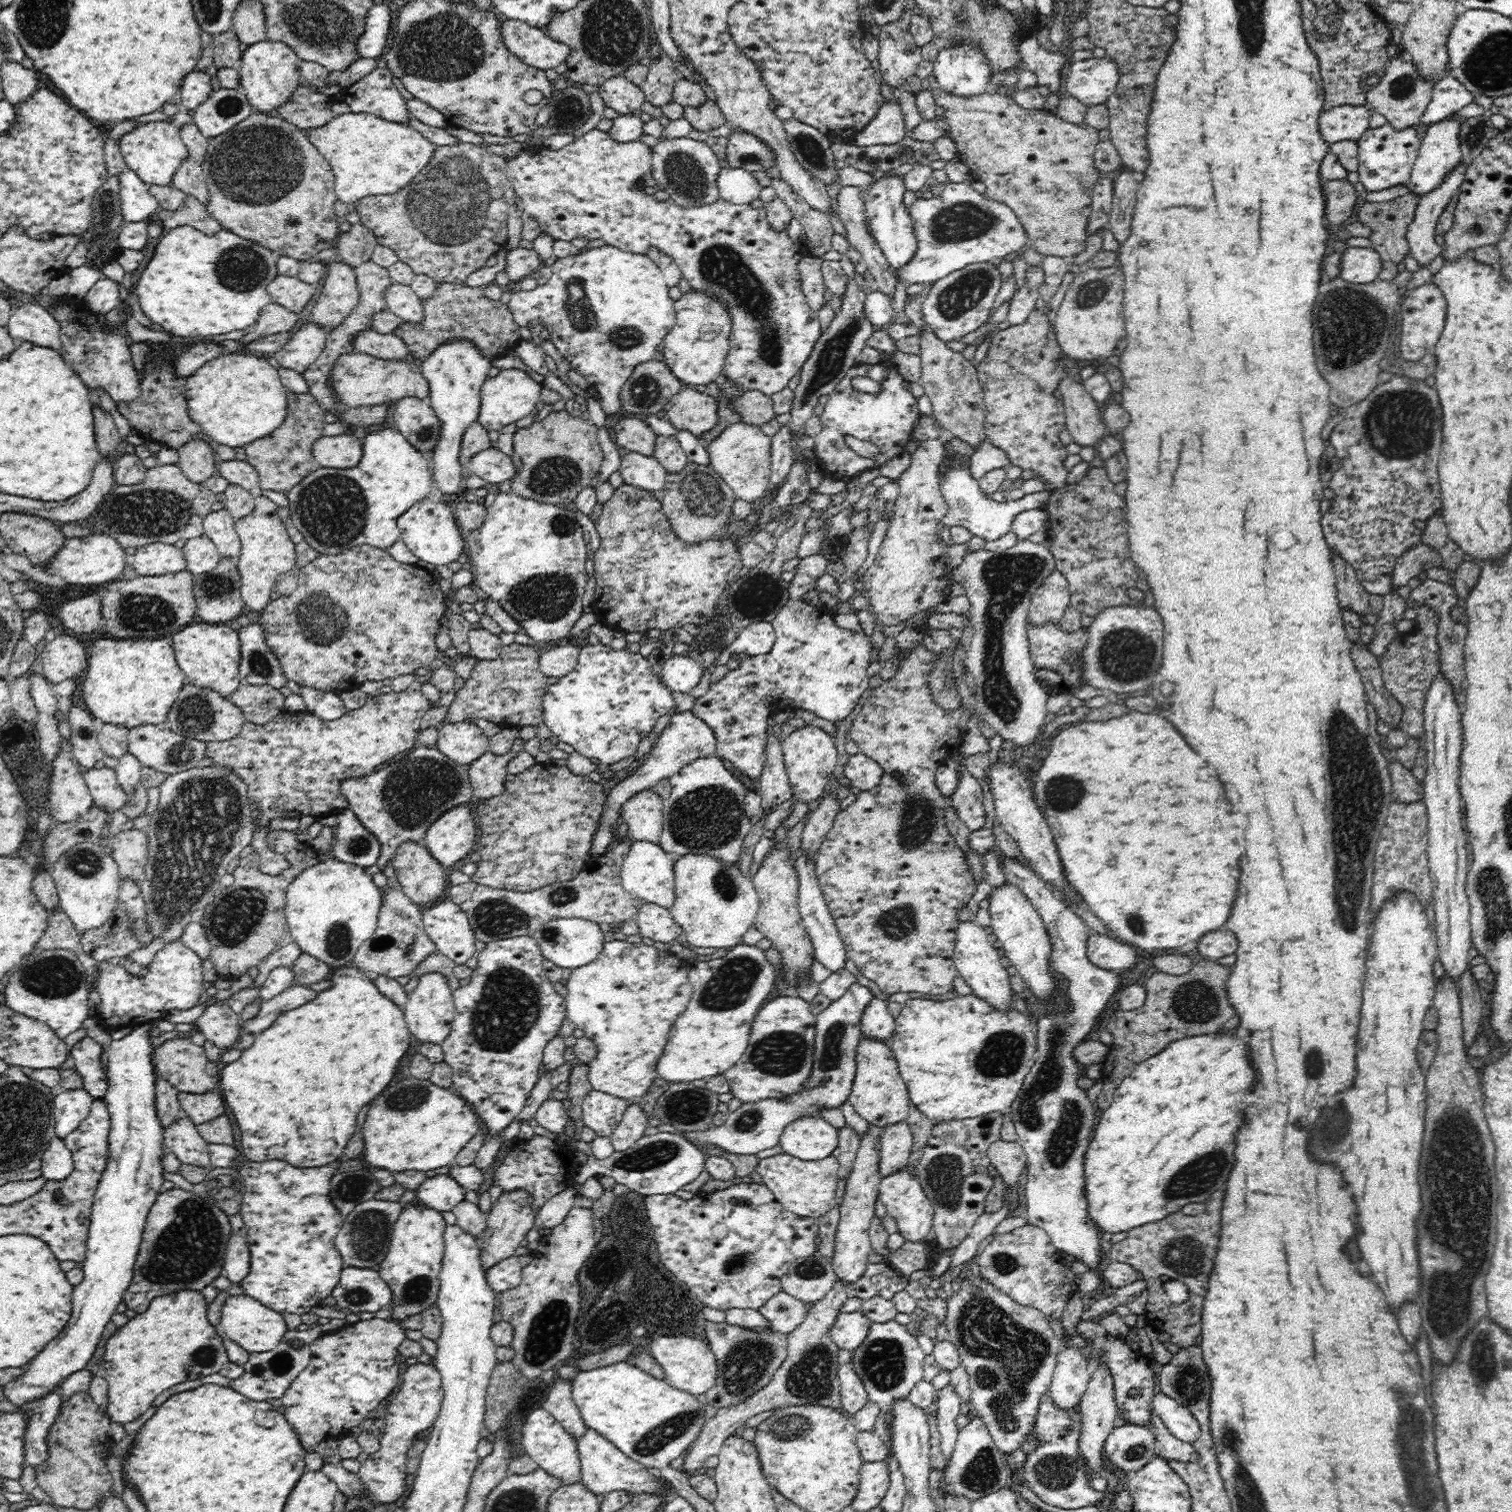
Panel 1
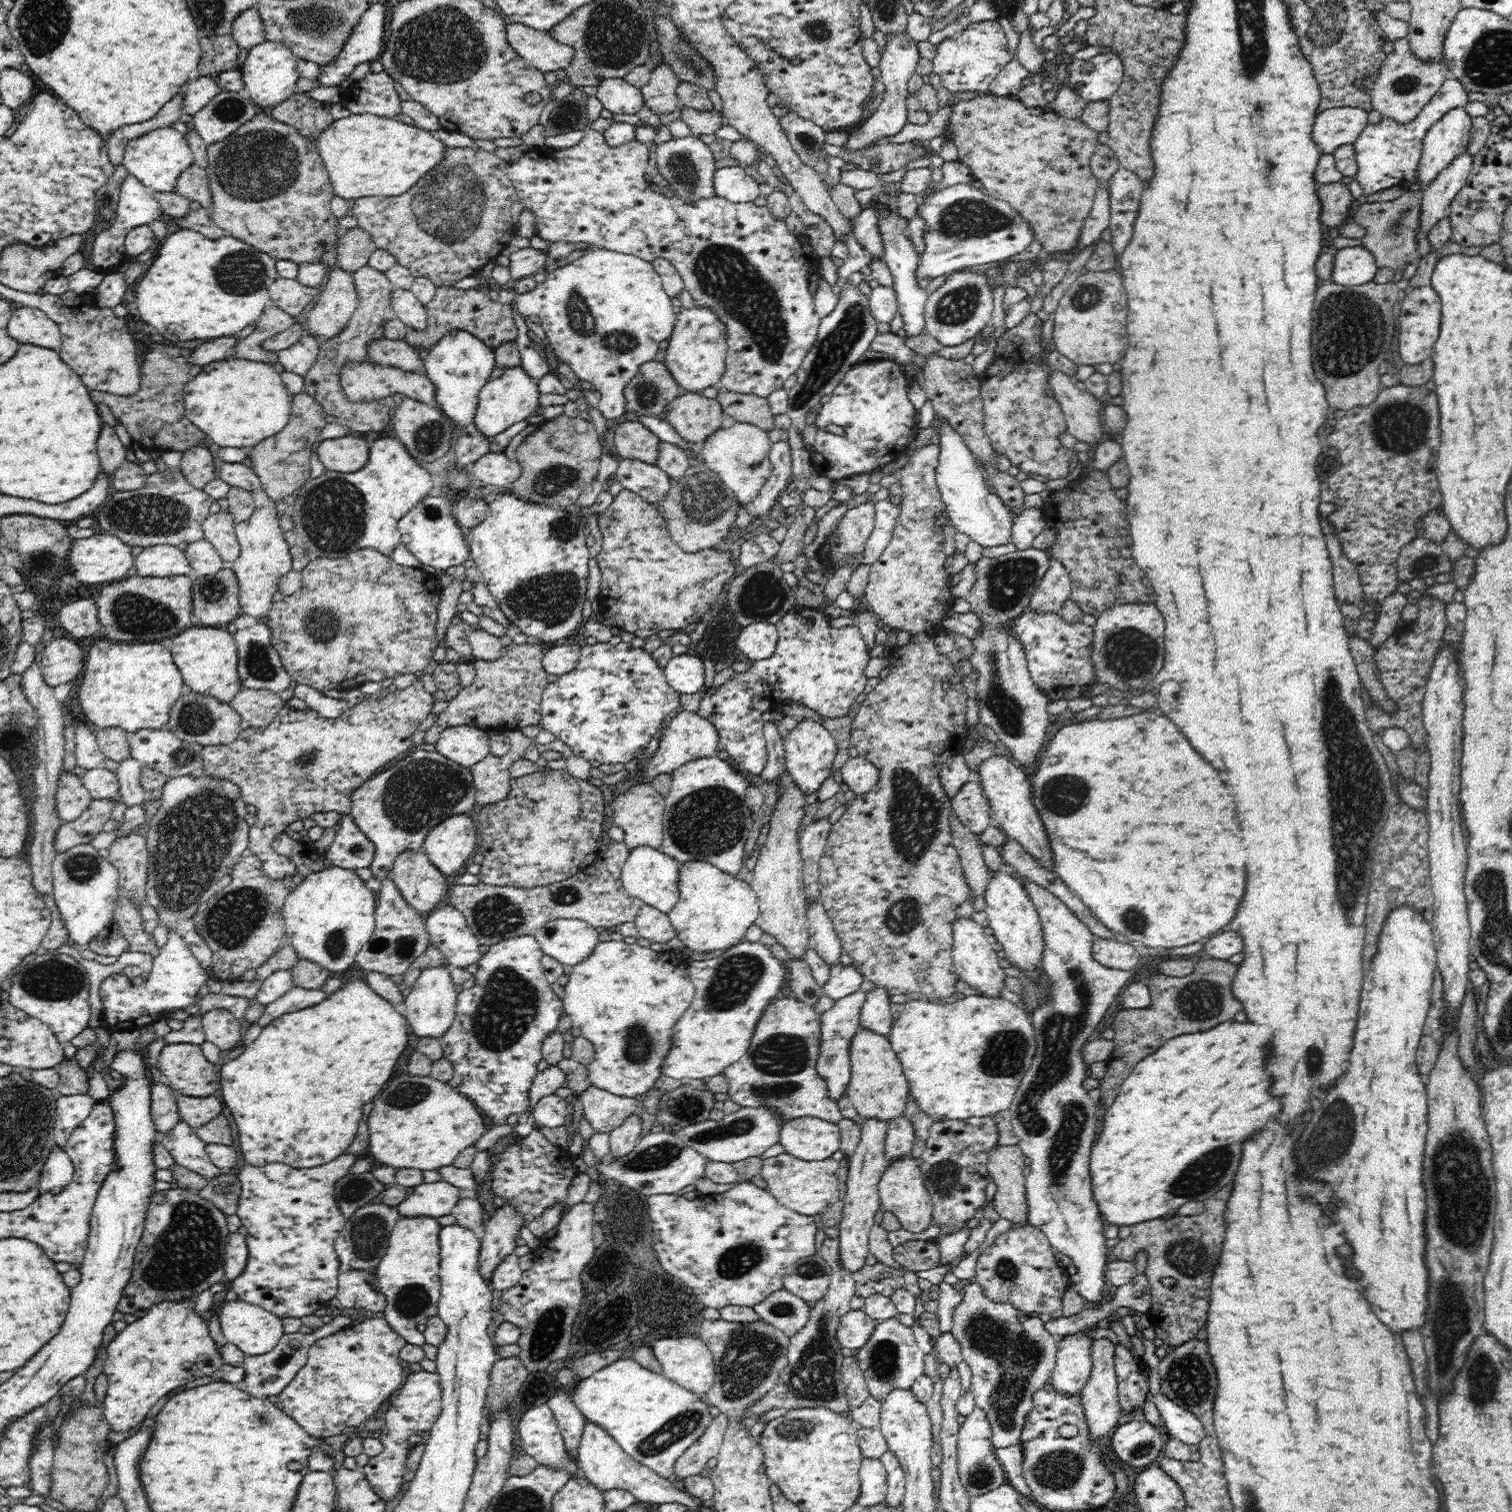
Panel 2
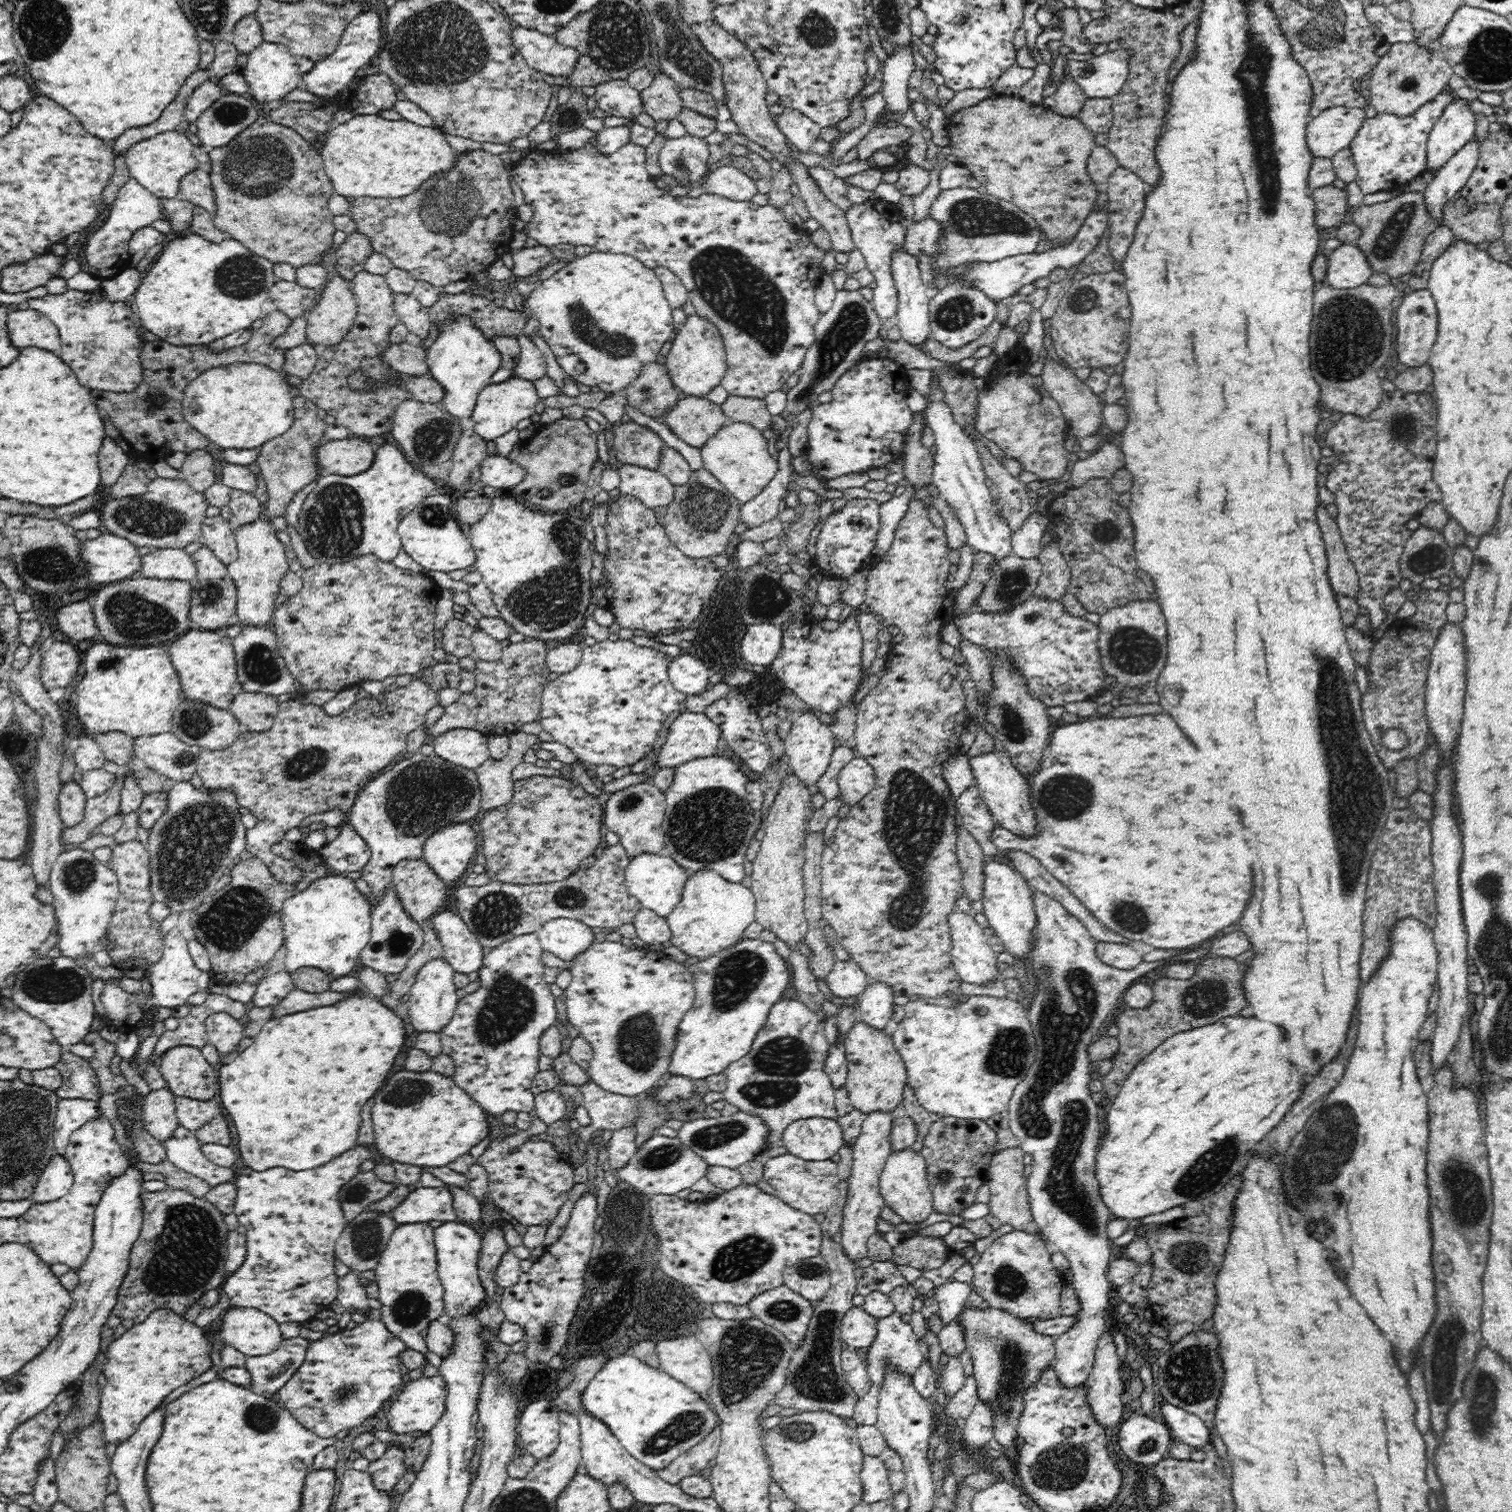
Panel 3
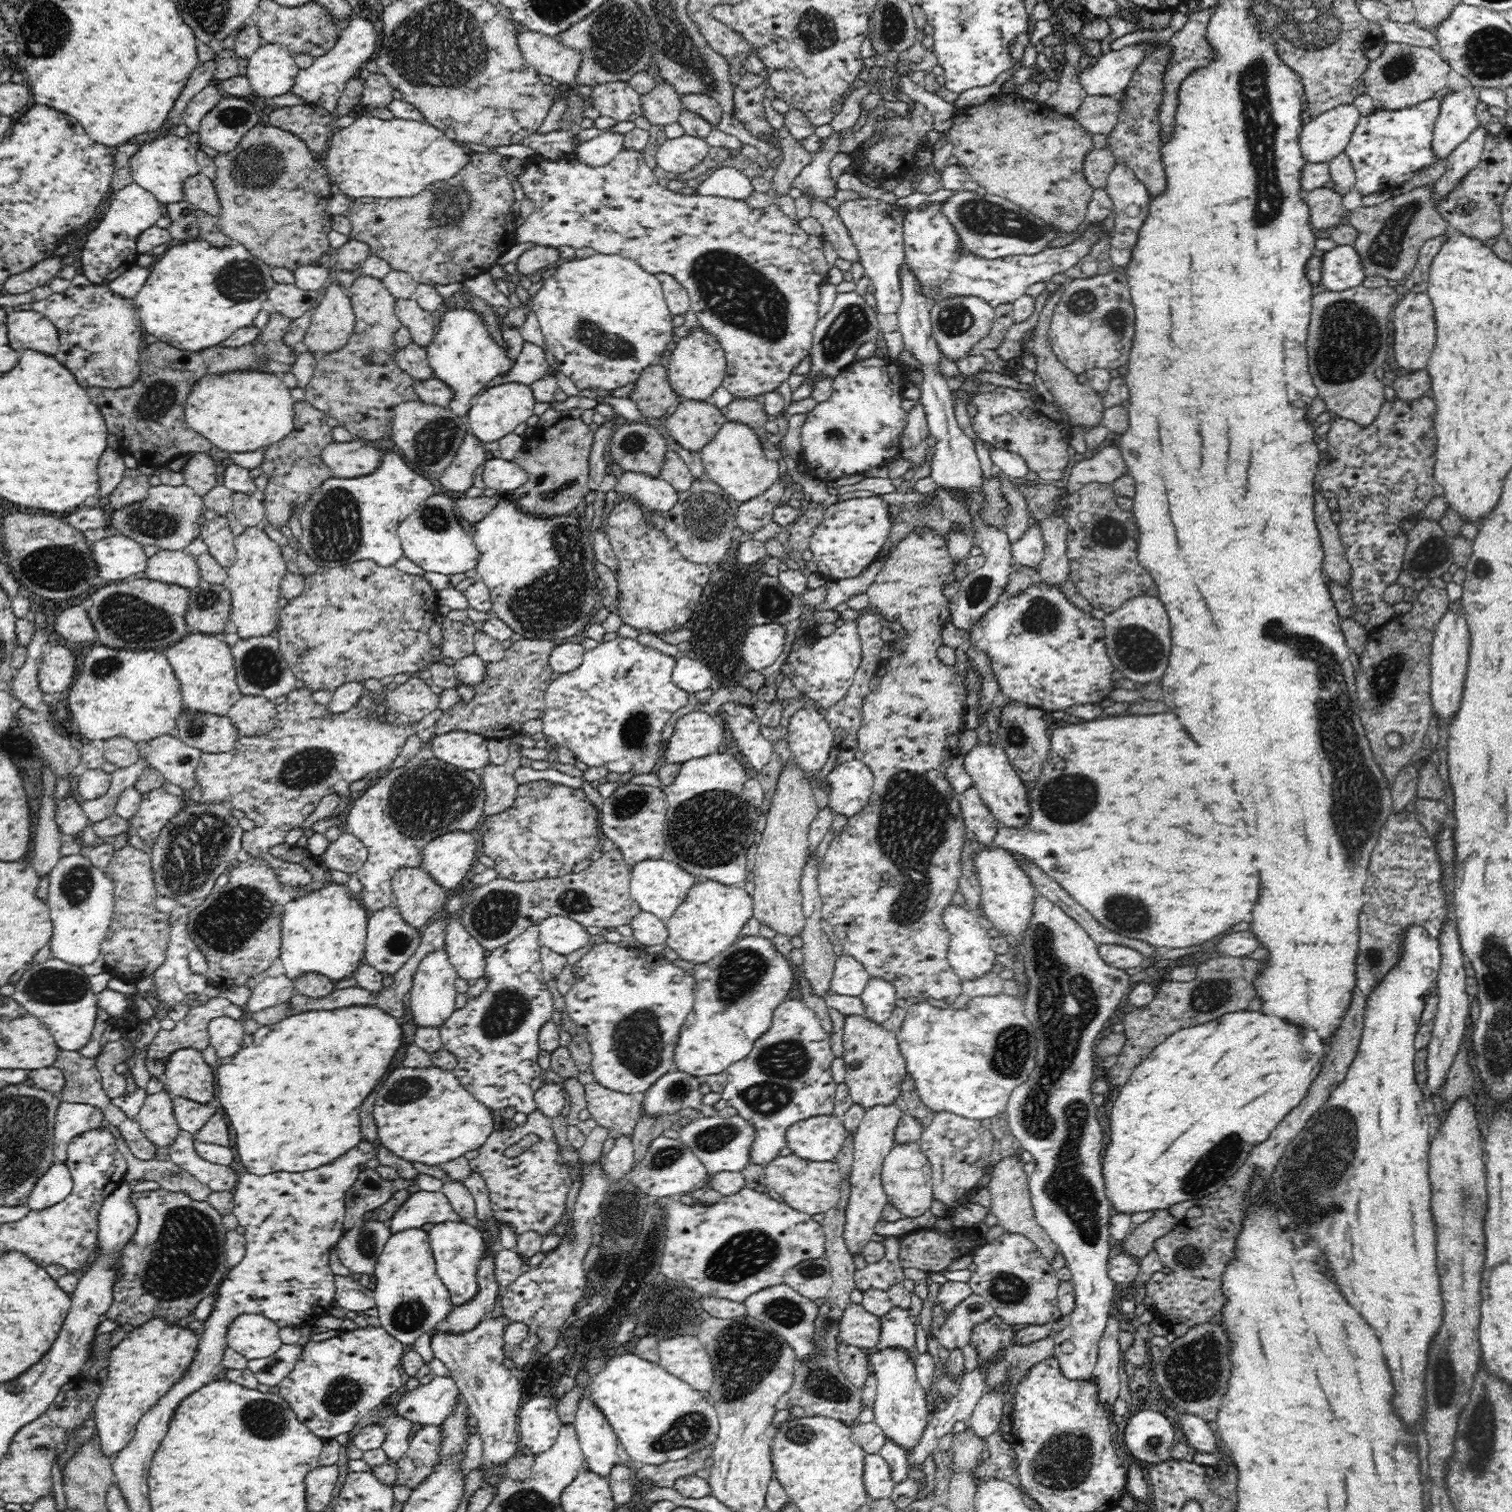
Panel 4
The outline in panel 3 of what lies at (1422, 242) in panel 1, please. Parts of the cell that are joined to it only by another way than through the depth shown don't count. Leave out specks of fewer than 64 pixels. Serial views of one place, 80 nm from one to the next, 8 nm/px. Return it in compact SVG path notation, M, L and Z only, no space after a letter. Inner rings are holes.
M1477 136L1468 141L1437 170L1434 180L1423 190L1428 212L1434 218L1442 219L1444 204L1466 184L1476 168L1481 141L1477 140Z

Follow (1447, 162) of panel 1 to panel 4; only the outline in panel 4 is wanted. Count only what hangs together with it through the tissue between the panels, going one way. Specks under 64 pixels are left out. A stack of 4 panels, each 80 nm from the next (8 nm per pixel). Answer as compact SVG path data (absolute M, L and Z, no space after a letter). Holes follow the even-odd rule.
M1472 84L1462 90L1452 90L1440 99L1440 110L1433 130L1432 147L1438 160L1446 159L1462 143L1468 135L1480 125L1476 117L1476 106L1480 102L1478 89Z

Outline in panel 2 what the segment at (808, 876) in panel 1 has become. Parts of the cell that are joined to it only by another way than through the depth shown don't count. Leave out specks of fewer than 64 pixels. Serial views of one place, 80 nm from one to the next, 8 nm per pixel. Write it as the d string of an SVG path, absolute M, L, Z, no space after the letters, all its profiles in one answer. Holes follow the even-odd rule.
M816 901L806 909L812 945L828 965L838 964L843 950L824 907Z

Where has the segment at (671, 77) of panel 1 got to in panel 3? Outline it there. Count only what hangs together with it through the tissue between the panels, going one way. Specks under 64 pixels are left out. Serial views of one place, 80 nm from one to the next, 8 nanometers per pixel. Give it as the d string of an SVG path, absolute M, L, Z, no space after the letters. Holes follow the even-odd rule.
M660 74L660 76L653 78L652 86L641 92L641 101L643 112L649 114L654 122L660 122L662 120L670 122L671 120L674 120L680 112L682 112L684 107L676 82L664 74Z

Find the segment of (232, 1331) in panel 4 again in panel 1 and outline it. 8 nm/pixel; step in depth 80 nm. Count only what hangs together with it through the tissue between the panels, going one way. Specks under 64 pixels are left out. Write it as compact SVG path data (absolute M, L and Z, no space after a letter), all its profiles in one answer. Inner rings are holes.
M244 1294L229 1296L221 1310L221 1321L218 1330L224 1338L228 1338L249 1353L261 1353L274 1350L285 1332L288 1332L282 1313L276 1312L260 1301Z

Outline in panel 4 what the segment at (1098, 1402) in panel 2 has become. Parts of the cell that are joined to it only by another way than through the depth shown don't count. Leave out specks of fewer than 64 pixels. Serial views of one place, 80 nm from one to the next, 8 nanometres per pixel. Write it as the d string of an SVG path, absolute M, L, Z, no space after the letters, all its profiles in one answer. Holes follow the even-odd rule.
M1112 1315L1108 1316L1104 1334L1098 1343L1097 1361L1091 1380L1101 1388L1098 1391L1099 1402L1107 1410L1112 1410L1112 1404L1116 1402L1120 1394L1120 1378L1118 1368L1120 1366L1120 1344L1118 1334L1120 1334L1120 1322Z

